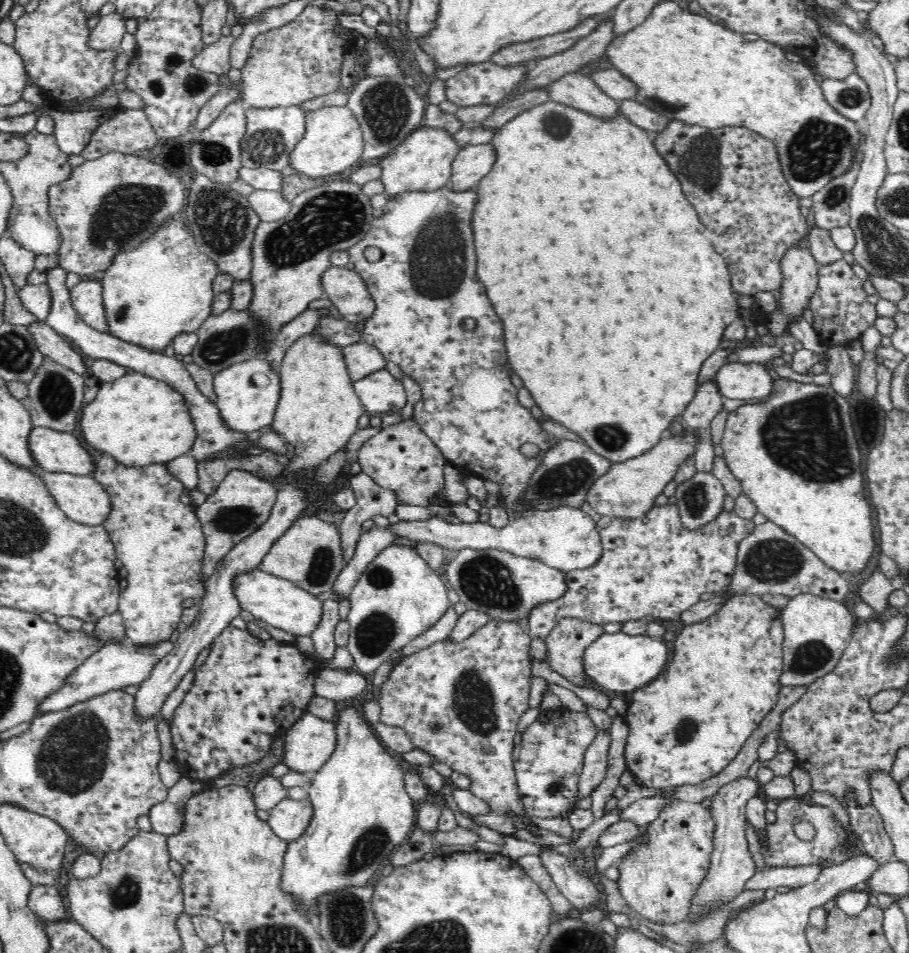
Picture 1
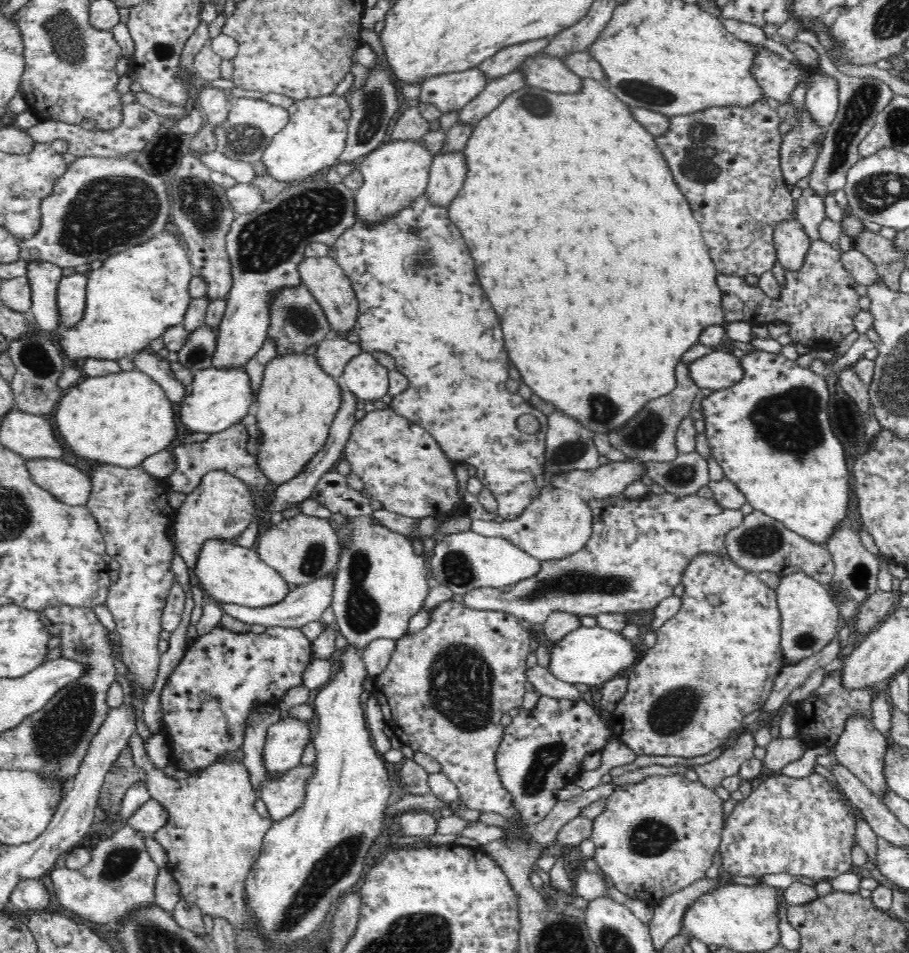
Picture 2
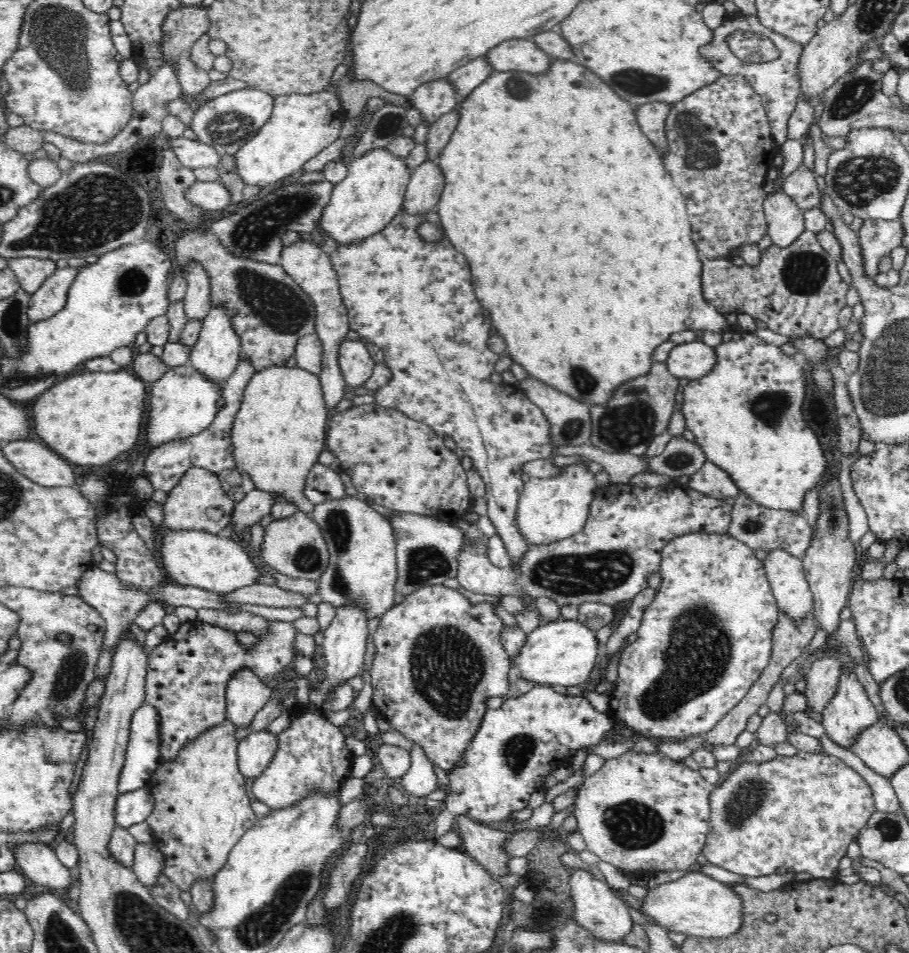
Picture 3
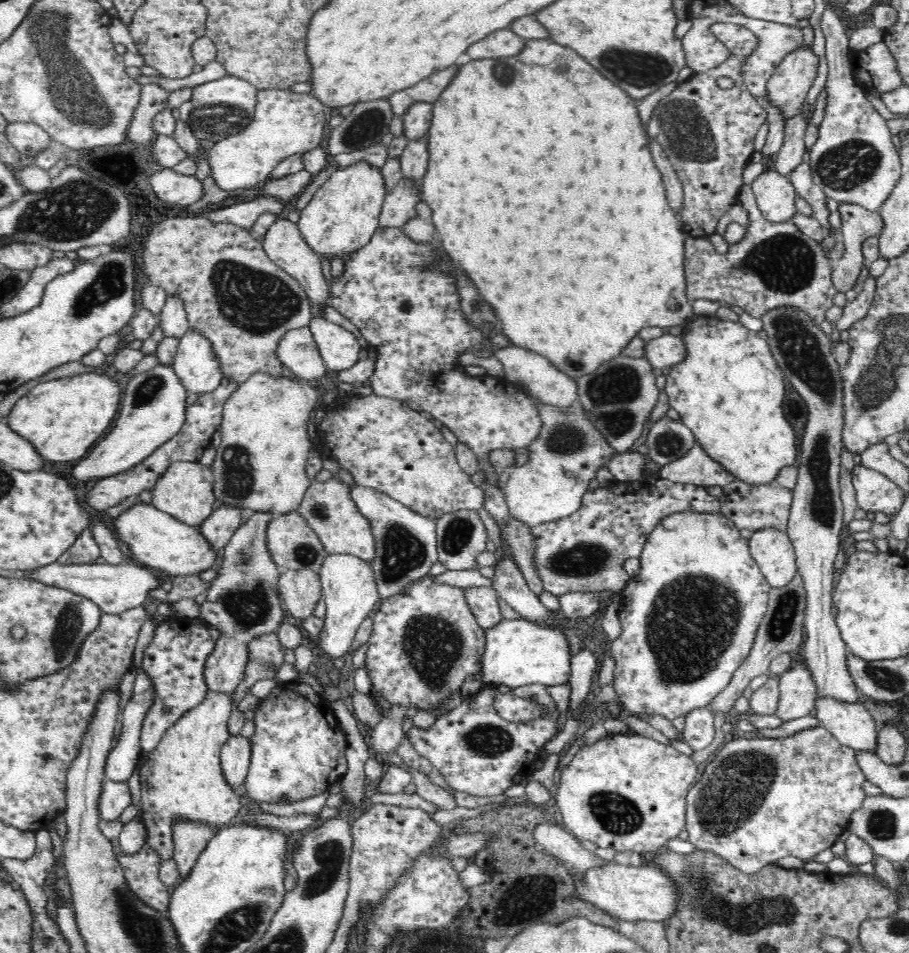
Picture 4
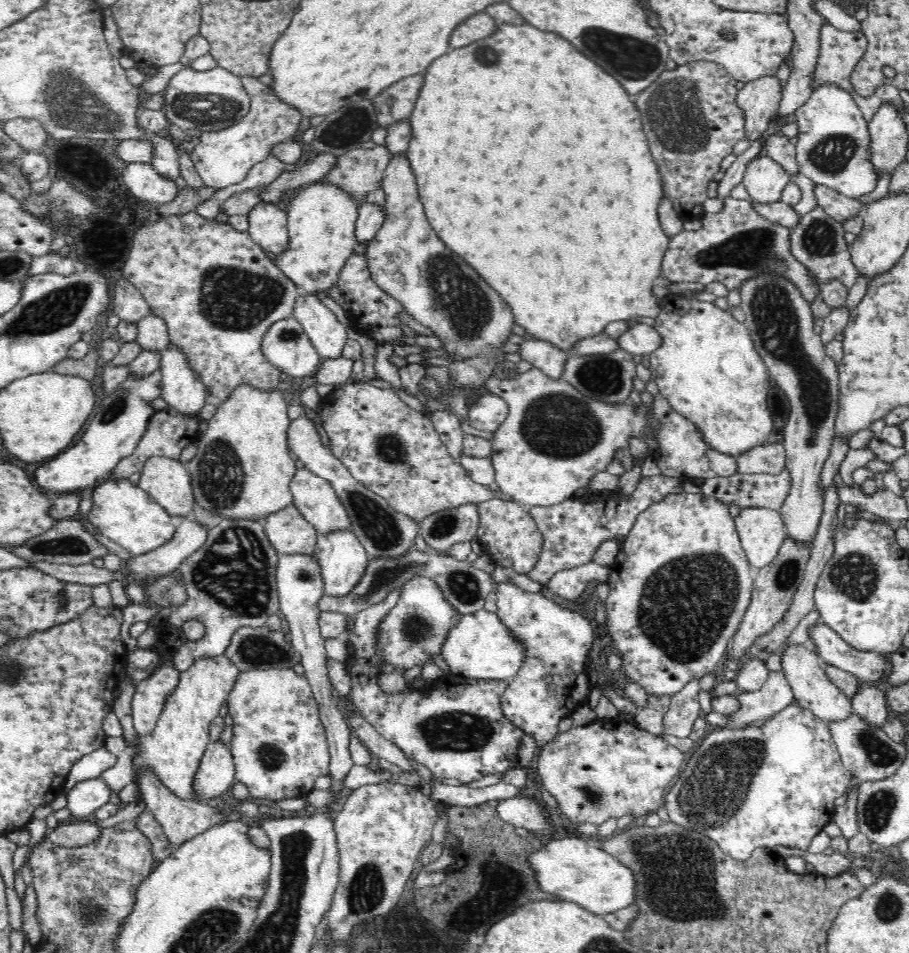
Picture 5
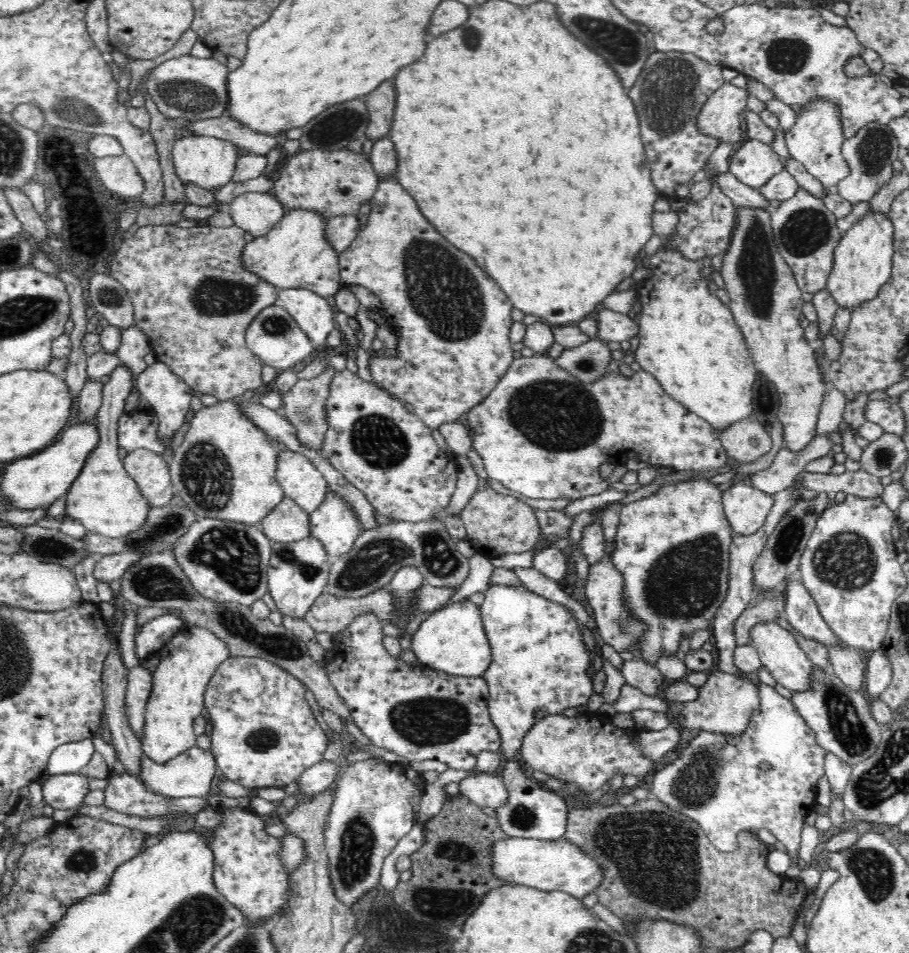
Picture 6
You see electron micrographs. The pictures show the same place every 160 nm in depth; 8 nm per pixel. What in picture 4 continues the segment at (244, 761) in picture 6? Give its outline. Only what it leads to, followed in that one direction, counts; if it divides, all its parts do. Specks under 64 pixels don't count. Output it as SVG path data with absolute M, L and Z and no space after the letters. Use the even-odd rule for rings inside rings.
M306 683L278 684L274 692L266 693L254 722L252 764L244 782L248 801L280 802L284 796L306 800L328 791L346 774L347 736L317 688Z

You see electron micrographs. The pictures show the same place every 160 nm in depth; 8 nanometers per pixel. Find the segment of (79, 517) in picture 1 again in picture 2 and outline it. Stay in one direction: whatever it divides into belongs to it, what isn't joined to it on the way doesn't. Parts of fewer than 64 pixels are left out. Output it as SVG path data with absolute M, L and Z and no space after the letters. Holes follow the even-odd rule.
M60 459L24 460L33 481L72 507L87 508L92 490L91 477Z

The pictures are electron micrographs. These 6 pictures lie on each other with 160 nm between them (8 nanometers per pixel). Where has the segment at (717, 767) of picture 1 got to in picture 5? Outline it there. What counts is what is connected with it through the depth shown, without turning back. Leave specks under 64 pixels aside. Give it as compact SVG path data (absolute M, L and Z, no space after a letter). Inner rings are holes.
M703 493L669 494L653 503L637 516L621 546L607 580L610 592L603 624L610 643L622 654L624 684L639 684L648 696L662 698L659 703L667 702L692 679L699 682L706 675L714 676L723 667L728 644L748 610L755 579L750 575L749 560L729 508Z

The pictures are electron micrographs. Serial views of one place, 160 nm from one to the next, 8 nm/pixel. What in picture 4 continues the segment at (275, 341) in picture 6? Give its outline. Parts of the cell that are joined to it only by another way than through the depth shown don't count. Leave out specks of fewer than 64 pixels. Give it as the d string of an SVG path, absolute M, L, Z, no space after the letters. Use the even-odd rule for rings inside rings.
M309 327L285 331L277 357L302 381L316 383L327 370Z

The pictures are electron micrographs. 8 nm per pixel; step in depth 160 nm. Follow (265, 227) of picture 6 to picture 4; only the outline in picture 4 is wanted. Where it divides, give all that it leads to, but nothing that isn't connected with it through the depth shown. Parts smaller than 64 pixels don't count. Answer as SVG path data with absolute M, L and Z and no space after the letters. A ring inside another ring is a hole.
M278 217L278 222L274 224L267 234L260 238L267 255L292 278L300 283L304 292L308 295L309 301L314 309L312 313L314 316L326 318L326 307L331 300L331 283L322 273L322 257L317 256L312 249L309 248L308 243L301 236L300 229L297 225L290 222L288 219Z

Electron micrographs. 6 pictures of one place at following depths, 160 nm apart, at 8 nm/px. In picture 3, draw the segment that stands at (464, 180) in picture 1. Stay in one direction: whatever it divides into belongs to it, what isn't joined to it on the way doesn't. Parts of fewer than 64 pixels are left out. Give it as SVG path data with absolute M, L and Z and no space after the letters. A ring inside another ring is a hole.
M429 159L413 170L405 189L400 212L408 214L428 213L440 202L445 175L435 160Z

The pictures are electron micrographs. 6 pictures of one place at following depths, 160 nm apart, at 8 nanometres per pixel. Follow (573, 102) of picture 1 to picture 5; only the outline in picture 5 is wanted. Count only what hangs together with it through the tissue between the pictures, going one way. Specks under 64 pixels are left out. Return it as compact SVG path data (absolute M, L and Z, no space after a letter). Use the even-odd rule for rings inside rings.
M478 13L462 23L449 39L450 49L459 49L480 39L488 39L497 31L498 23L486 13Z

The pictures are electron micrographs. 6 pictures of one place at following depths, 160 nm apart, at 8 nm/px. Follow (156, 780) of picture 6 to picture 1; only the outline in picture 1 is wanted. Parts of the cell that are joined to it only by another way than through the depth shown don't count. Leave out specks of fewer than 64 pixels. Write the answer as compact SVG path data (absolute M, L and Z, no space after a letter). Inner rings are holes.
M308 712L284 735L286 754L283 764L309 776L324 766L336 746L336 725Z

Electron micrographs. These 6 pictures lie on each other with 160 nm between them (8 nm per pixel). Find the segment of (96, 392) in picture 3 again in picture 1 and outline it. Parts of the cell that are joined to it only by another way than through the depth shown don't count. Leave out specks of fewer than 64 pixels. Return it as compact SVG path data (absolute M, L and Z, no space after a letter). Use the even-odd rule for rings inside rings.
M138 372L100 386L96 402L81 410L84 440L122 465L149 468L188 455L196 442L196 427L186 399L166 382Z

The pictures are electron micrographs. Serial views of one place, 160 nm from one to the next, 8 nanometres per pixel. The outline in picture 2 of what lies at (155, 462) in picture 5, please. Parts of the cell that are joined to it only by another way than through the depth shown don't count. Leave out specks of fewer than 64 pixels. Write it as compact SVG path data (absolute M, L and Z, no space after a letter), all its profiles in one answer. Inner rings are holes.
M213 470L201 478L196 490L186 495L184 505L174 513L172 528L180 555L190 572L196 566L198 551L201 550L205 540L211 538L233 540L254 523L258 509L261 509L258 507L260 493L254 490L252 486L225 470Z

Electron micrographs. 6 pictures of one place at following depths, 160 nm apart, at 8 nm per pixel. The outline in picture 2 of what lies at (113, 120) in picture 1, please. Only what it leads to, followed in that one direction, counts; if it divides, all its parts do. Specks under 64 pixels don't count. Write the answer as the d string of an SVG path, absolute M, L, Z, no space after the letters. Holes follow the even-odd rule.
M134 102L123 106L122 122L115 129L88 131L80 126L70 126L67 122L40 120L26 131L35 142L52 143L63 138L67 142L67 150L76 158L118 157L140 152L156 134L162 121L158 113Z

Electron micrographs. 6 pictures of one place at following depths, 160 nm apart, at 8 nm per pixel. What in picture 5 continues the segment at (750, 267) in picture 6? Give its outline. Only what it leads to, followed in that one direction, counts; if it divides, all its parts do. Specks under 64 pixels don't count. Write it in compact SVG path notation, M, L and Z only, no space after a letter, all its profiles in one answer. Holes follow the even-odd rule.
M770 275L747 280L741 284L741 310L746 316L745 325L751 334L754 346L764 364L768 368L769 376L784 391L790 401L792 412L788 418L788 426L784 428L784 448L786 448L786 469L791 474L791 489L781 509L781 518L787 528L788 536L792 537L798 547L812 548L817 535L822 514L824 514L825 490L821 485L821 470L826 459L832 452L835 440L836 416L839 414L840 384L837 362L828 356L825 342L814 331L813 310L806 302L798 287L788 282L782 275Z

